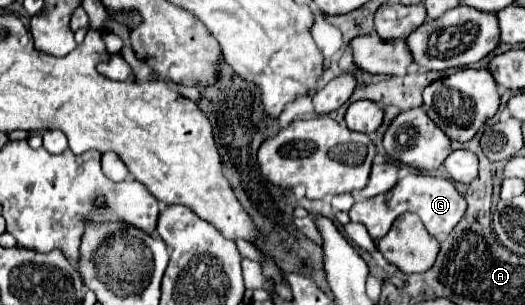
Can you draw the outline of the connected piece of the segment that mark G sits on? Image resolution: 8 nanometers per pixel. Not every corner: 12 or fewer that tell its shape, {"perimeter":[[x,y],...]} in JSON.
{"perimeter":[[408,174],[376,198],[356,200],[352,222],[374,240],[400,214],[420,216],[444,240],[464,216],[452,180]]}

